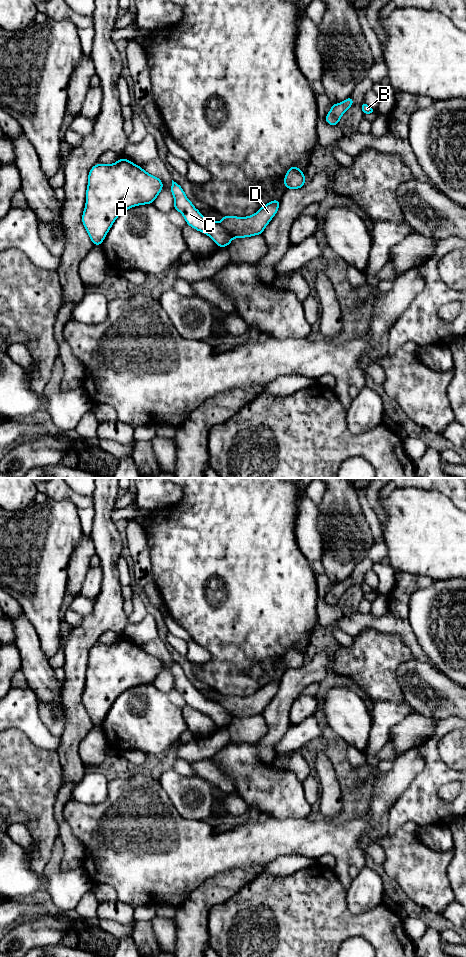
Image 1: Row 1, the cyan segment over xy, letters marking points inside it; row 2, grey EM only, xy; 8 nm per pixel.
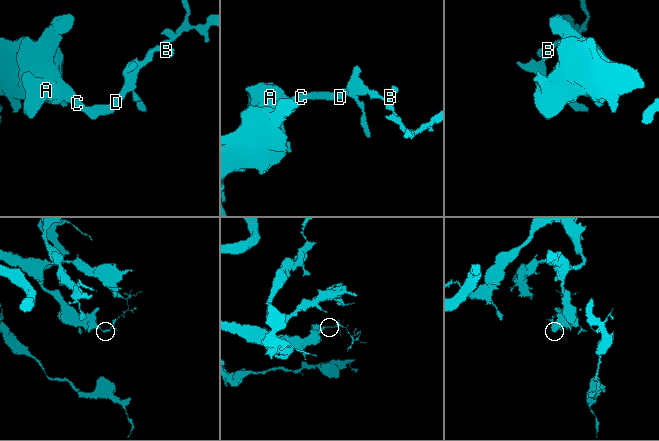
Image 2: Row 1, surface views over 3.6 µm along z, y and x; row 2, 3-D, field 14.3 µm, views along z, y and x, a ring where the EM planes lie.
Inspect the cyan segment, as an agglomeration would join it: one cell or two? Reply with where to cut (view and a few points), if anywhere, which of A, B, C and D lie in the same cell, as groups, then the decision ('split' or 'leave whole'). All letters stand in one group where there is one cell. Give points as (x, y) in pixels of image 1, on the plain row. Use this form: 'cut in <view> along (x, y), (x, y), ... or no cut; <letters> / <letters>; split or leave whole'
cut in xy along (219, 703), (234, 717); A C / B D; split

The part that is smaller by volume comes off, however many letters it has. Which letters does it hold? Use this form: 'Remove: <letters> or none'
Remove: B, D

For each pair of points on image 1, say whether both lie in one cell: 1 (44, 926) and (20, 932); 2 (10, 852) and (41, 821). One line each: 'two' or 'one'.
1: one
2: two

